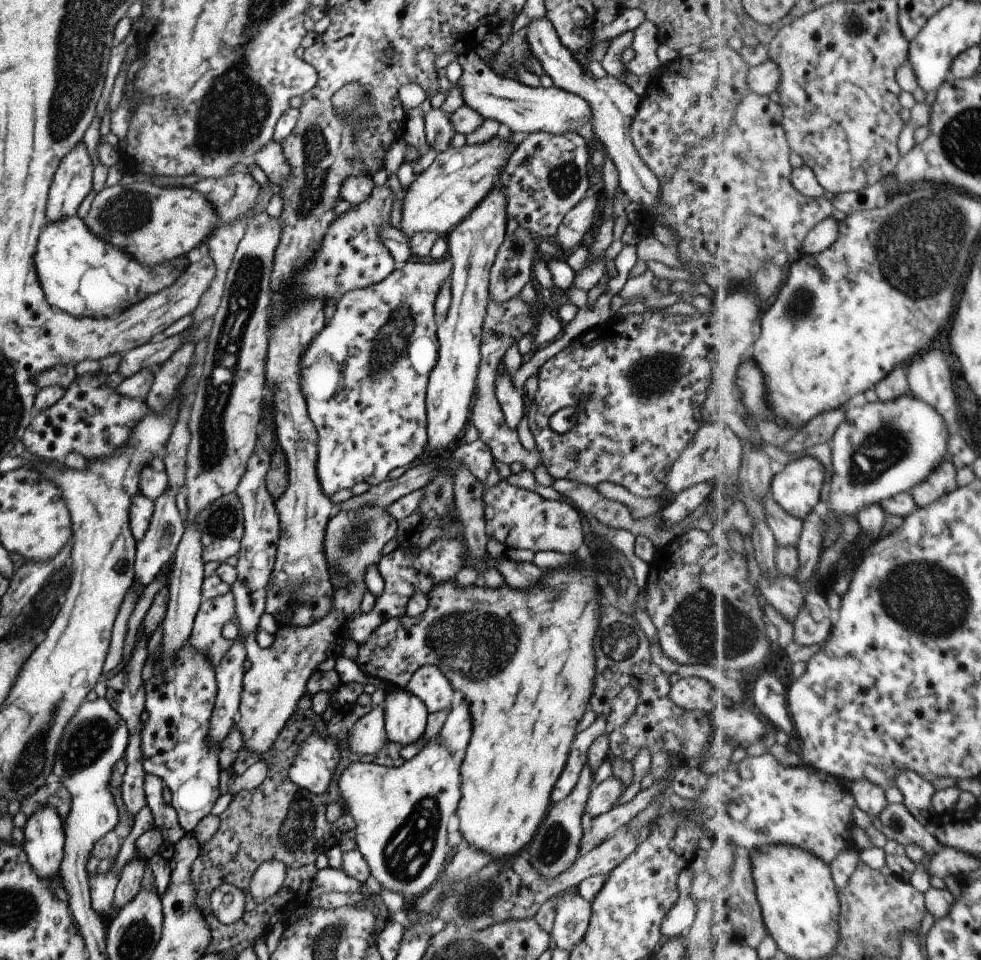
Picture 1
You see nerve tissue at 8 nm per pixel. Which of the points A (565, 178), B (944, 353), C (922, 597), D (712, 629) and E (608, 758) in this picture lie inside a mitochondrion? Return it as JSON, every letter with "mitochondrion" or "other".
{"A":"mitochondrion","B":"other","C":"mitochondrion","D":"mitochondrion","E":"other"}

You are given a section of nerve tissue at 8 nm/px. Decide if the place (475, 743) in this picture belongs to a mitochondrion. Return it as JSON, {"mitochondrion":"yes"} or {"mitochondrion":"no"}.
{"mitochondrion":"no"}

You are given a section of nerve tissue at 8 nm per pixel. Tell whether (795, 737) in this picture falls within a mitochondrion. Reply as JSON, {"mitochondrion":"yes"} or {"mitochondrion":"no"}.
{"mitochondrion":"no"}

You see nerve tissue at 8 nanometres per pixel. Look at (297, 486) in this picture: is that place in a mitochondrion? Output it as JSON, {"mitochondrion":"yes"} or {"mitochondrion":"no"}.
{"mitochondrion":"no"}

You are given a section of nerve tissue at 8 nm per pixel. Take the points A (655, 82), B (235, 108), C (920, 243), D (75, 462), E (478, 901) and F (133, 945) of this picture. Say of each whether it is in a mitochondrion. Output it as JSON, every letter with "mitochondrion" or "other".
{"A":"other","B":"mitochondrion","C":"mitochondrion","D":"other","E":"mitochondrion","F":"mitochondrion"}

